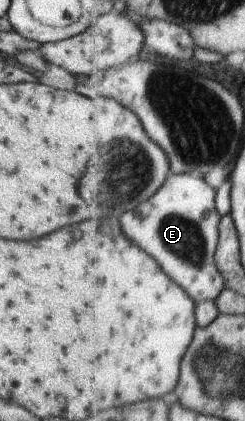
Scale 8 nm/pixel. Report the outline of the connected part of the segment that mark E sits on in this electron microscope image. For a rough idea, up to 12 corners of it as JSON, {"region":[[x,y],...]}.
{"region":[[170,174],[122,216],[197,303],[227,288],[221,217],[204,177]]}

